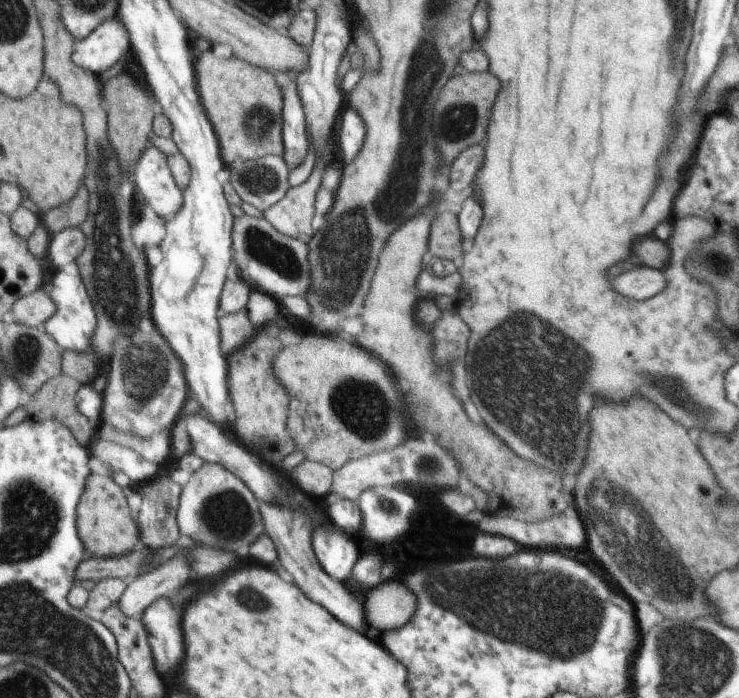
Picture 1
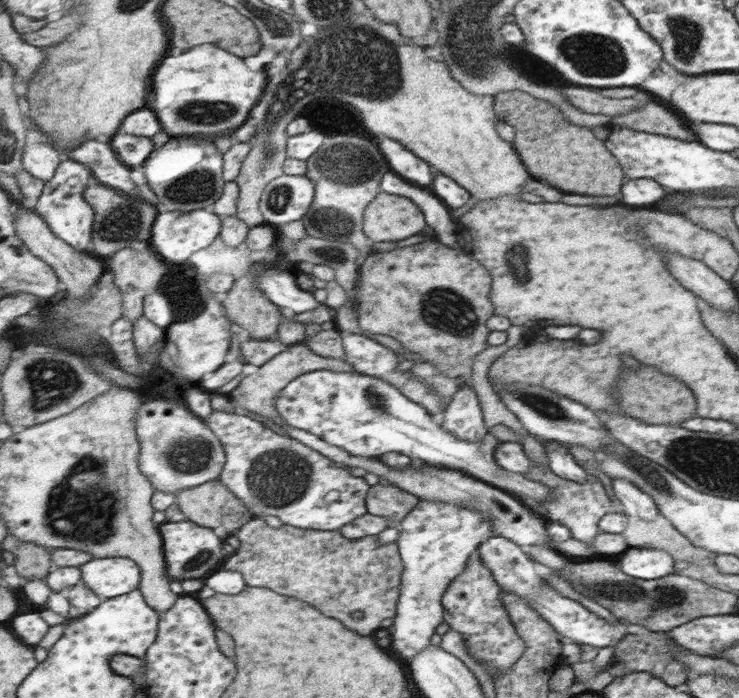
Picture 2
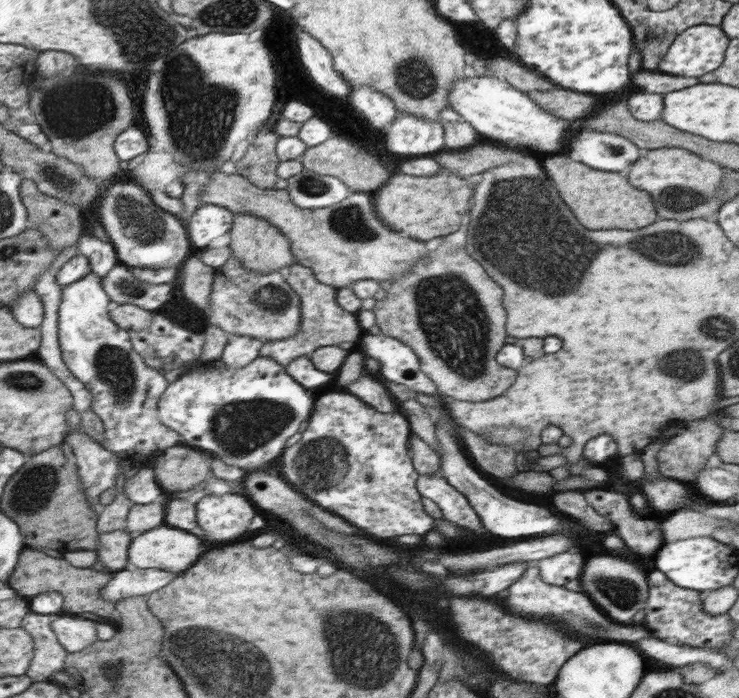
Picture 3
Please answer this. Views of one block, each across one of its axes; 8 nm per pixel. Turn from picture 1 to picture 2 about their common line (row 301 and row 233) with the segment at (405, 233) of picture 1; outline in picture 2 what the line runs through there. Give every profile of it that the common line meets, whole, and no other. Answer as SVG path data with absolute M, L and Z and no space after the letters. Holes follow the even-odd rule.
M382 192L368 206L366 215L364 215L363 230L366 232L367 238L370 238L376 246L380 242L394 242L410 238L426 228L425 216L422 216L420 210L419 205L407 197L402 198L402 196Z

